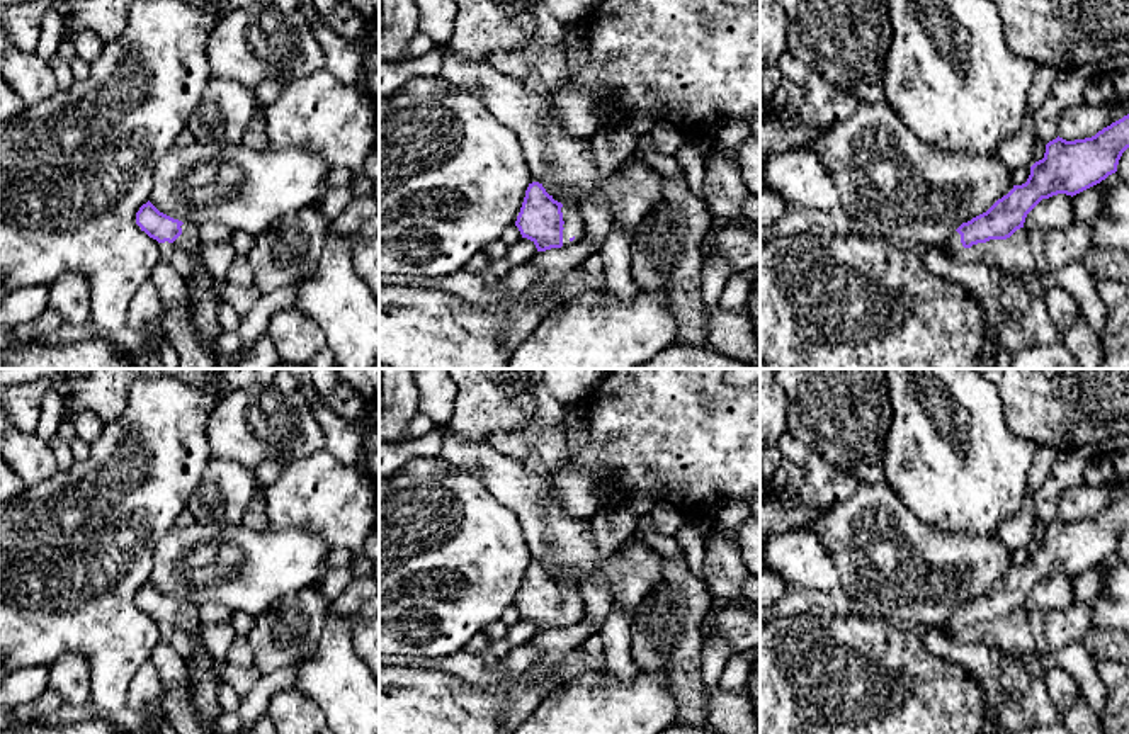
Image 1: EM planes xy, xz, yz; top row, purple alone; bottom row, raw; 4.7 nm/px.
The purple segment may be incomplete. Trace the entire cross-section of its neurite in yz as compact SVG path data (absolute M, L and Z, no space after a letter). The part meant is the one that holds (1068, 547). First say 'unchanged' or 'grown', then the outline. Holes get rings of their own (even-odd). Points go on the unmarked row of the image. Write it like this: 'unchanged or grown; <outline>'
grown; M1129 494L1092 518L1066 522L1056 518L1046 525L1044 539L1030 547L1025 564L998 579L986 593L962 603L950 617L952 632L990 620L1007 620L1024 608L1027 595L1042 581L1058 574L1076 576L1117 552L1129 528Z

